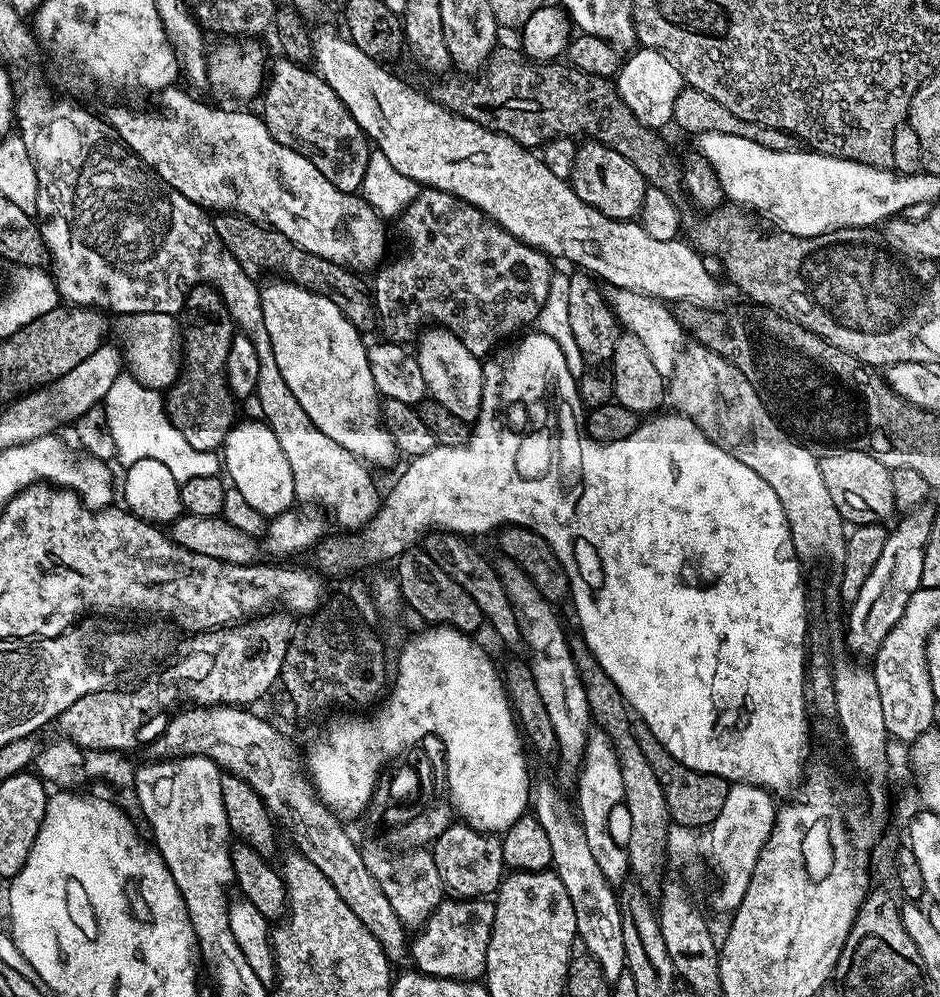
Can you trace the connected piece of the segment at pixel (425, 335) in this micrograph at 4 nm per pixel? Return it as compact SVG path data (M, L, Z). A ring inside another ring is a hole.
M428 326L419 333L414 355L418 366L422 366L422 378L428 387L427 395L437 400L442 406L446 406L450 414L475 422L480 413L482 382L484 381L484 366L481 357L466 350L466 346L455 334L441 326Z

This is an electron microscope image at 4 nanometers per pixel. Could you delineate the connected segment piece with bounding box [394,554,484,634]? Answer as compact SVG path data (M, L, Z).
M405 554L399 557L395 565L394 576L399 581L403 603L429 625L476 634L484 624L484 615L482 610L478 610L478 602L474 602L474 598L470 598L470 594L466 594L466 590L462 590L462 586L458 586L458 582L451 580L447 574L420 560L415 560L412 554Z

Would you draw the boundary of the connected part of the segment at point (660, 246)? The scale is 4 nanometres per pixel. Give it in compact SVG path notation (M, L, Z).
M324 28L317 36L311 37L310 43L315 71L319 72L330 90L338 94L369 141L379 152L386 154L386 158L390 158L390 166L394 166L398 174L406 174L425 188L437 188L449 196L465 200L500 224L514 238L531 248L537 248L549 258L577 264L580 267L577 269L591 274L605 285L645 292L655 300L671 302L676 306L692 303L696 307L719 309L724 304L722 302L728 296L727 290L720 285L722 283L719 279L706 274L702 266L703 255L691 243L684 241L683 244L680 238L661 242L658 238L650 238L650 234L646 234L638 222L606 218L606 214L582 202L571 183L558 178L558 174L544 165L543 159L535 151L523 148L500 132L478 126L478 122L470 122L465 116L451 112L443 103L436 101L435 104L430 97L415 92L394 73L387 72L384 69L387 67L381 61L370 58L370 54L362 54L362 50L358 50L358 46L354 46L347 35L340 33L339 36Z

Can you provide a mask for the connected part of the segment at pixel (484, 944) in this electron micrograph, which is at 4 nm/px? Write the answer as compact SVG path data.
M488 898L441 900L411 941L410 960L412 956L413 962L416 963L413 965L425 976L479 981L486 970L486 950L490 944L490 930L494 926L495 909L495 903Z

